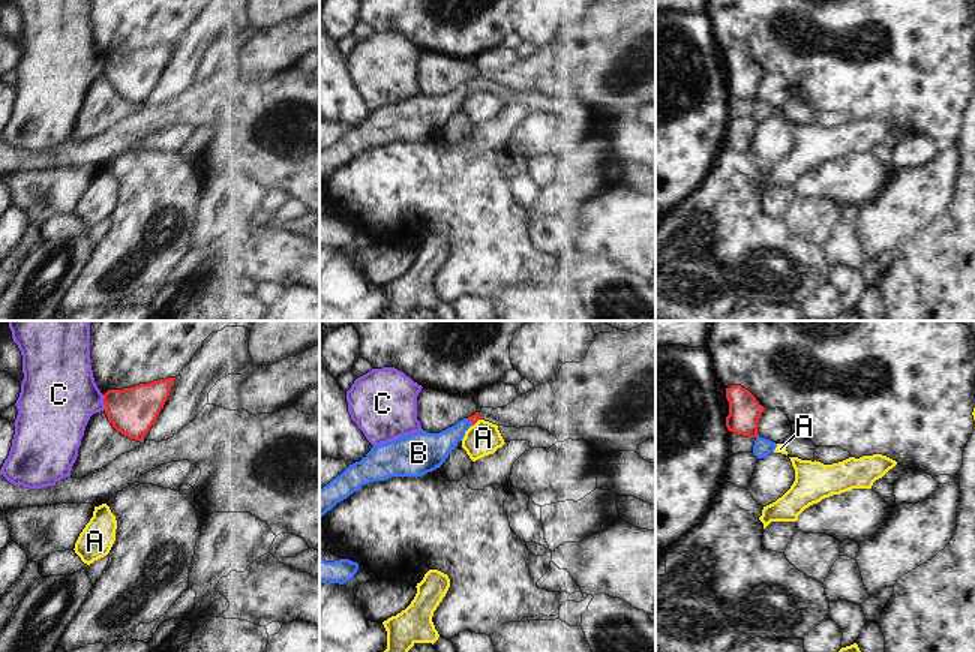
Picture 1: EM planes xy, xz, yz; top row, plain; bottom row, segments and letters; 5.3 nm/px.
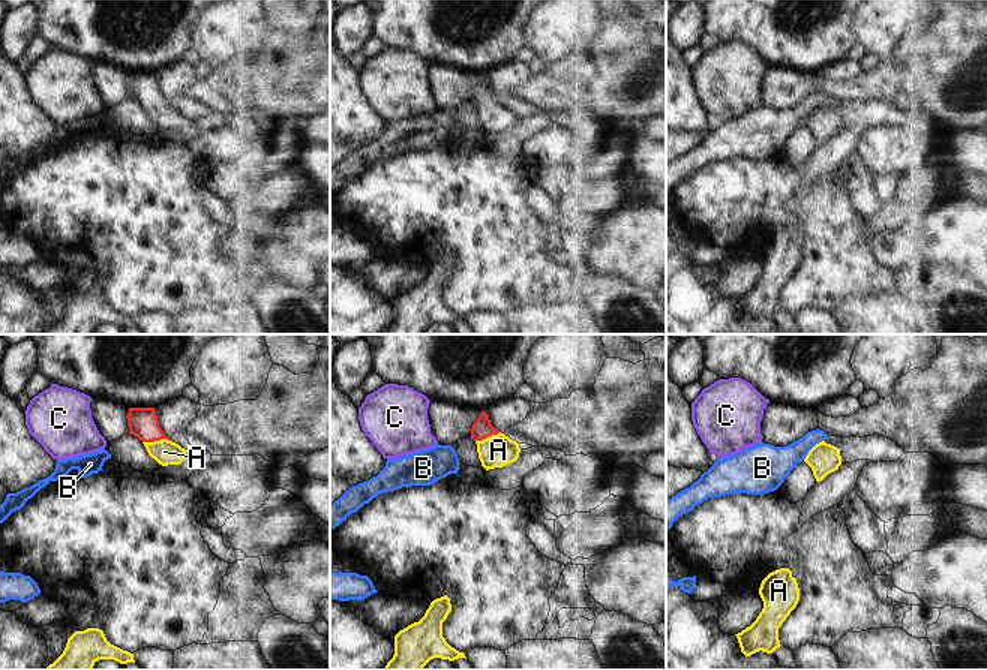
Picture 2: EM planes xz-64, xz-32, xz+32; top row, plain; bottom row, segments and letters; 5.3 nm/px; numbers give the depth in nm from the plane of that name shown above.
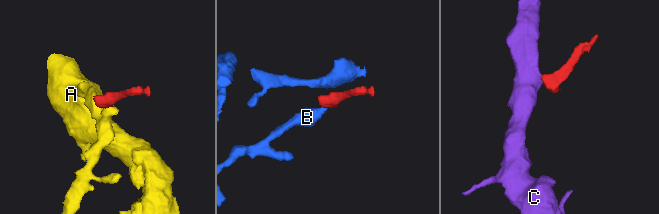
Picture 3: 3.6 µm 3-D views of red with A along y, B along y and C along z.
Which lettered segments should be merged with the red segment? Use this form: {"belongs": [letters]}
{"belongs": ["A"]}

